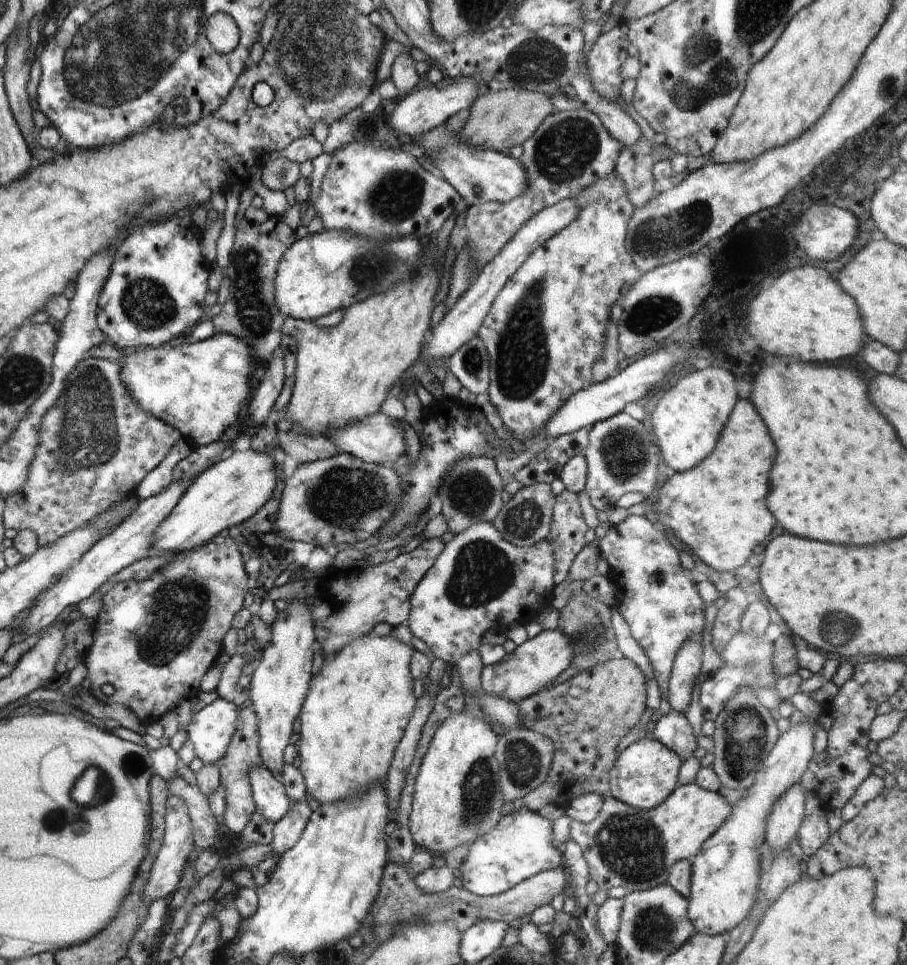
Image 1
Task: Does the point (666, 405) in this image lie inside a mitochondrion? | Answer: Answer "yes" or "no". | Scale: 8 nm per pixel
no

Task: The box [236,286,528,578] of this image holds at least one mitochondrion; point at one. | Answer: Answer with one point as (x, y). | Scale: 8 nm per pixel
(348, 498)

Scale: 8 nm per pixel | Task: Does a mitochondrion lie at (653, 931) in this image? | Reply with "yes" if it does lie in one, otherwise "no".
yes

